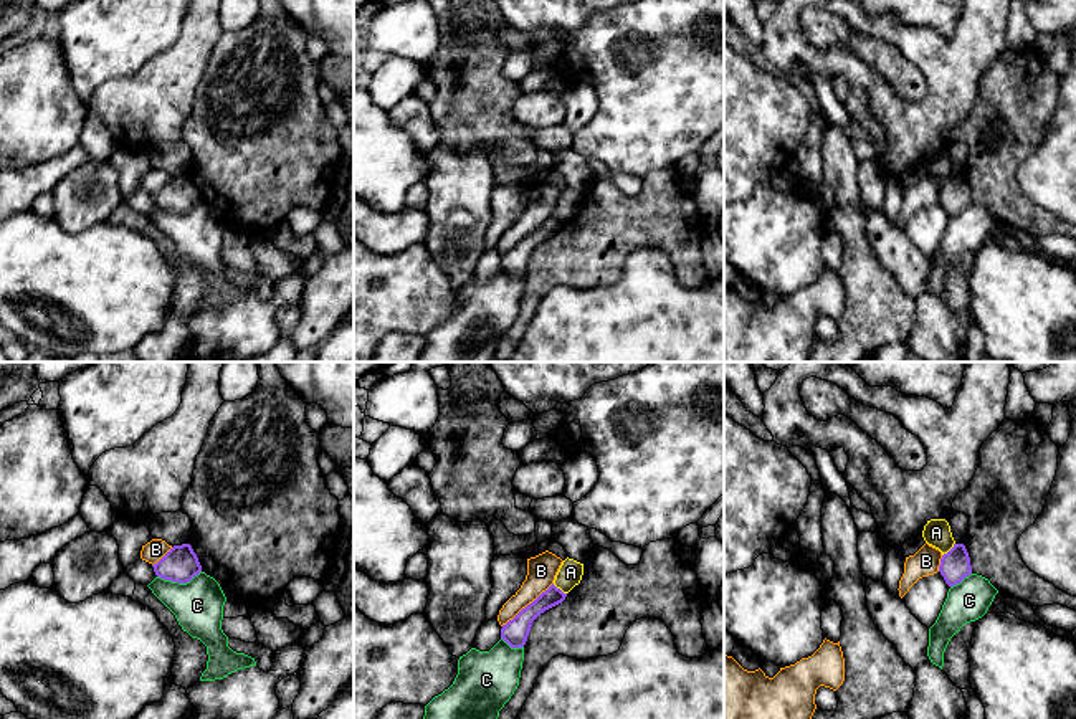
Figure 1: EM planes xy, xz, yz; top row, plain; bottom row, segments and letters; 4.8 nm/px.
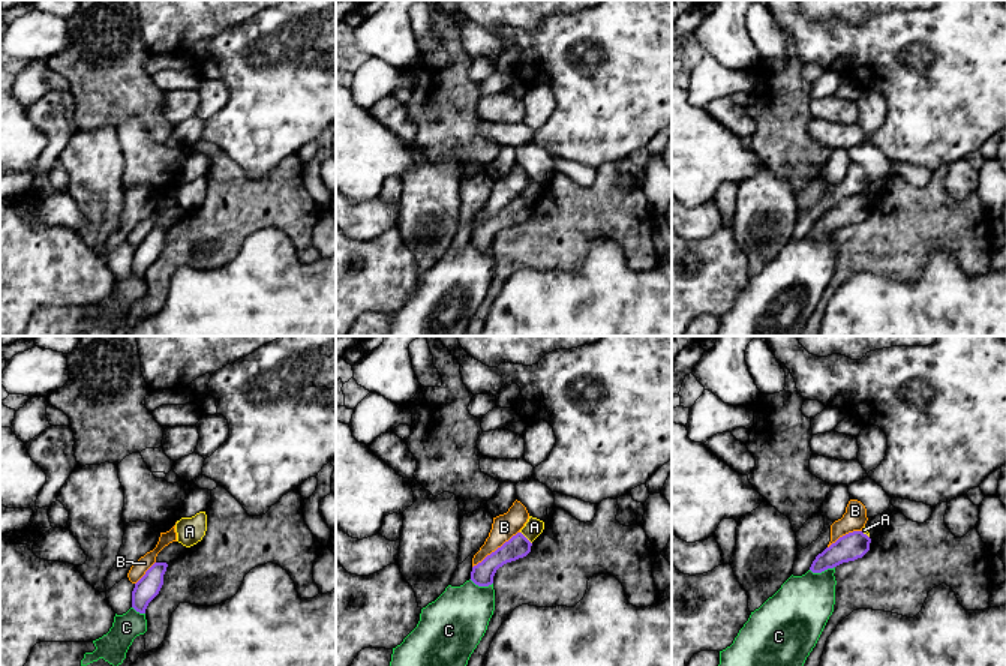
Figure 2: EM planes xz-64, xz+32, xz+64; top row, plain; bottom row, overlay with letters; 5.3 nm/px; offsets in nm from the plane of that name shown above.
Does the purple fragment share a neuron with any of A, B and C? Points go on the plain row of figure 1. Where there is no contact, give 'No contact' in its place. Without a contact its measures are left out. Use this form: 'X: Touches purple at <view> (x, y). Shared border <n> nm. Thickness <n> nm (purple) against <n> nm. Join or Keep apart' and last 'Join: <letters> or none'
A: Touches purple at yz (951, 179). Shared border 90 nm. Thickness 150 nm (purple) against 130 nm. Keep apart
B: Touches purple at xz (528, 235). Shared border 340 nm. Thickness 120 nm (purple) against 140 nm. Keep apart
C: Touches purple at xy (179, 212). Shared border 220 nm. Thickness 180 nm (purple) against 240 nm. Keep apart
Join: none

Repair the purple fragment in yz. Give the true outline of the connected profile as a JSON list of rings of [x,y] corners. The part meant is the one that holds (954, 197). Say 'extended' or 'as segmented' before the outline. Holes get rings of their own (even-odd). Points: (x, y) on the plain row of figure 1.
as segmented; [[[954,174],[954,177],[942,185],[939,202],[949,217],[960,213],[972,203],[970,187],[964,174]]]

